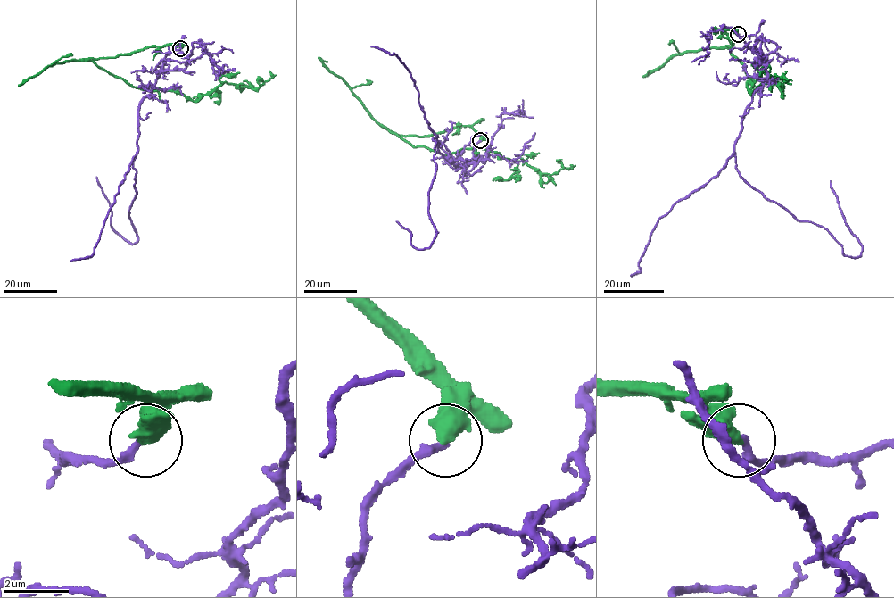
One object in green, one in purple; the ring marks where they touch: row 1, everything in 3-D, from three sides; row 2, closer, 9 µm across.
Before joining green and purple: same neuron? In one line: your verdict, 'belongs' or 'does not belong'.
does not belong

